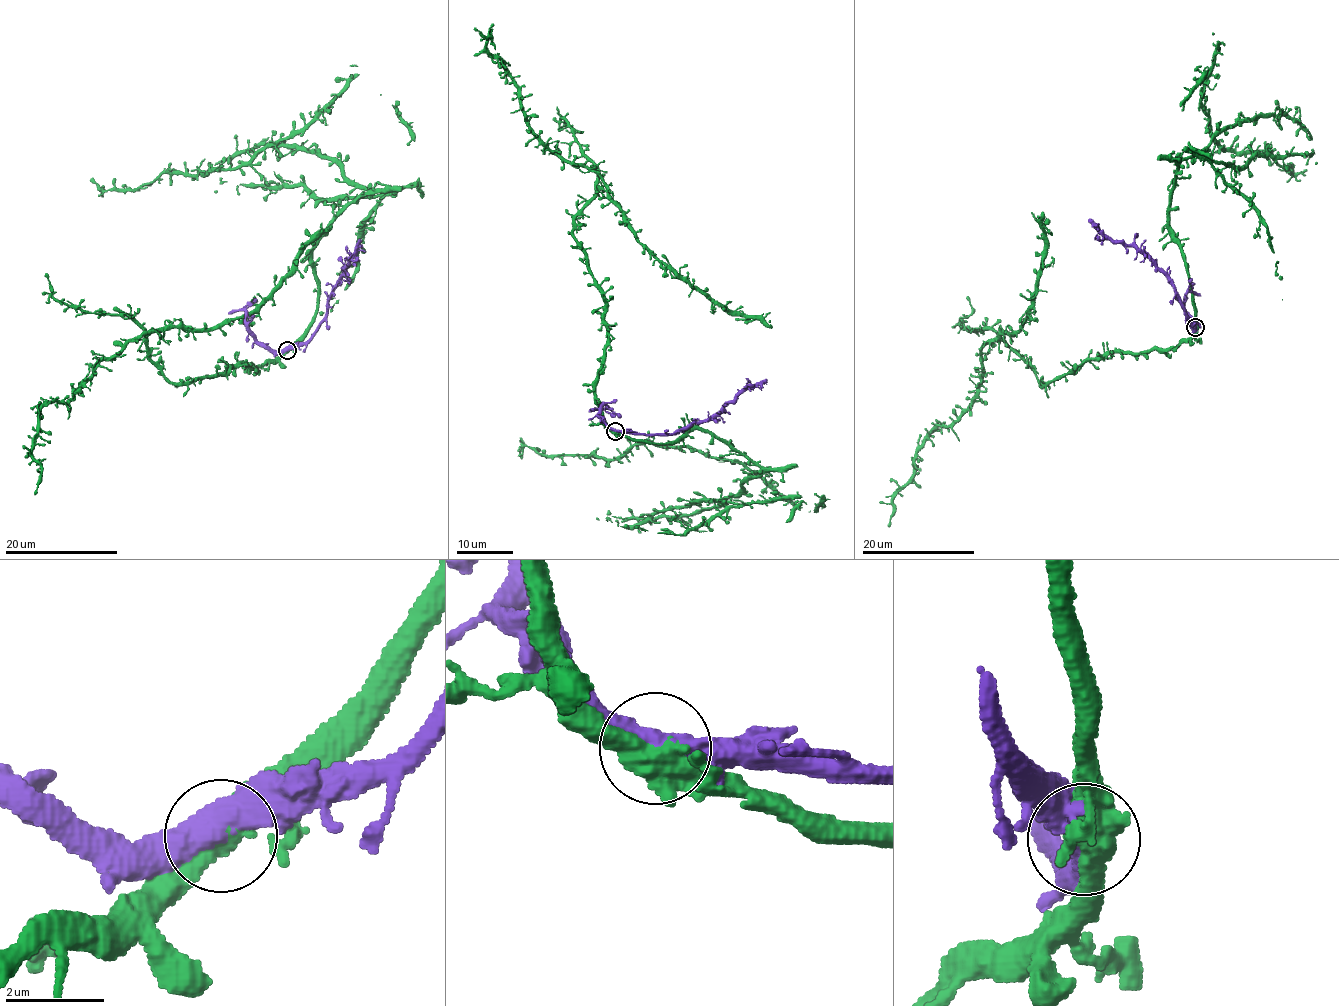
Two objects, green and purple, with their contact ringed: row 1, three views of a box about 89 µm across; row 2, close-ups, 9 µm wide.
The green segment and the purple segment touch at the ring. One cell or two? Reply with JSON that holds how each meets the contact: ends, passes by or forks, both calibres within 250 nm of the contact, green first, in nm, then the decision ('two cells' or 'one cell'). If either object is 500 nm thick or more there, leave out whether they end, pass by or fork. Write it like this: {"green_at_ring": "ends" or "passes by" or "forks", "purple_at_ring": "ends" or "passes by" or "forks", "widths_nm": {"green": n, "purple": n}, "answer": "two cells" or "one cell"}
{"widths_nm": {"green": 600, "purple": 480}, "answer": "two cells"}

